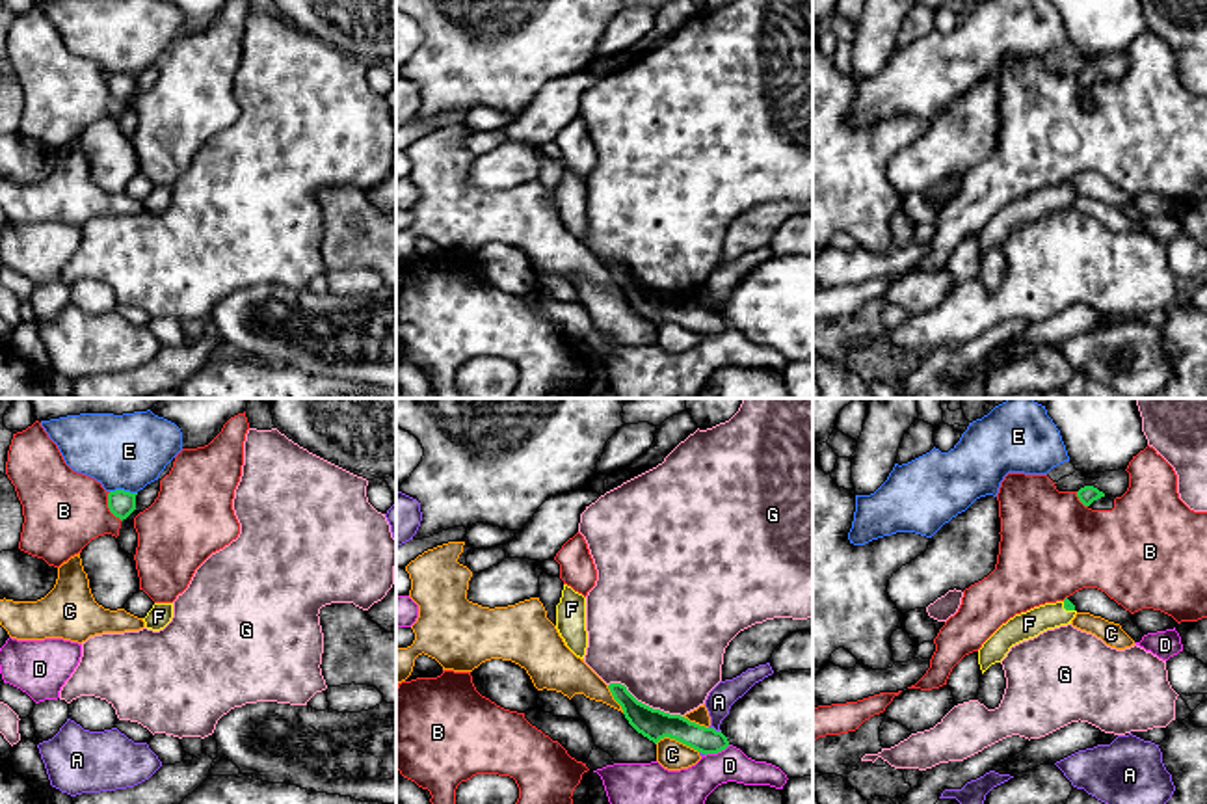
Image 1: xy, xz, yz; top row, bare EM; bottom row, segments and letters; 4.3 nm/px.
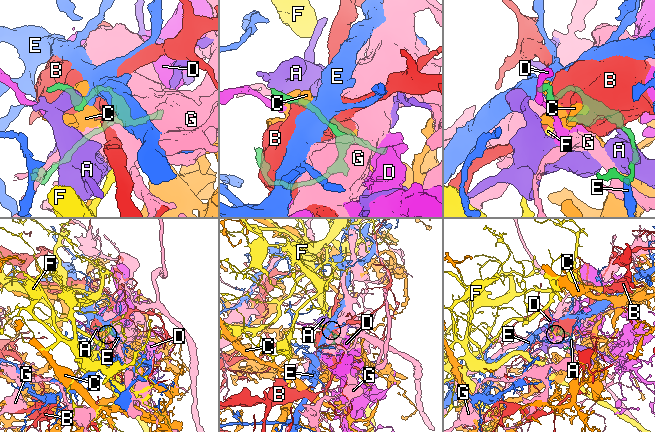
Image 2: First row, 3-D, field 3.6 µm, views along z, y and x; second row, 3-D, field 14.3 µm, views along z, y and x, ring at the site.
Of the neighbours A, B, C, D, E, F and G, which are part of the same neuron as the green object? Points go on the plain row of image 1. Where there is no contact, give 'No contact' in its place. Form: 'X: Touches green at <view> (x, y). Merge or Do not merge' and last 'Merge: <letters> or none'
A: Touches green at xz (713, 311). Do not merge
B: Touches green at xy (108, 90). Do not merge
C: Touches green at xz (677, 322). Do not merge
D: Touches green at xz (716, 335). Do not merge
E: Touches green at xy (123, 73). Do not merge
F: Touches green at yz (1066, 192). Merge
G: Touches green at xz (644, 287). Do not merge
Merge: F

